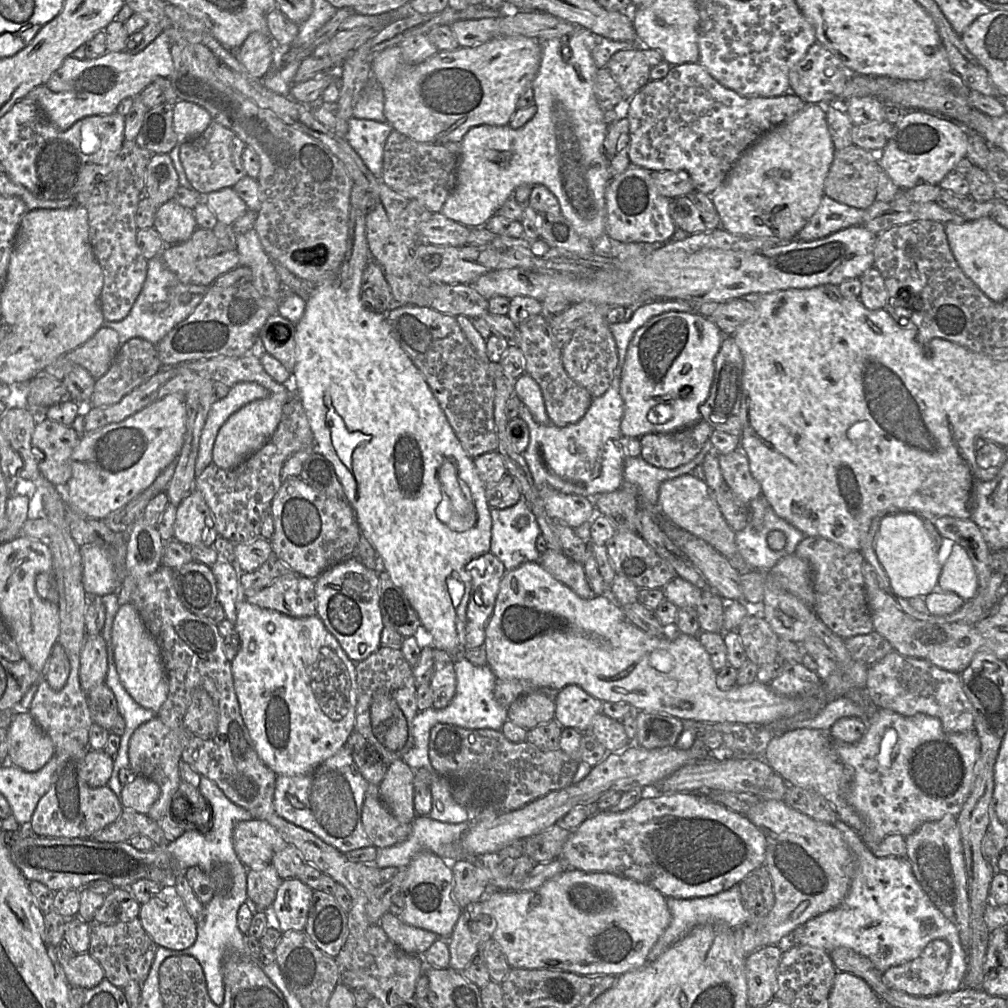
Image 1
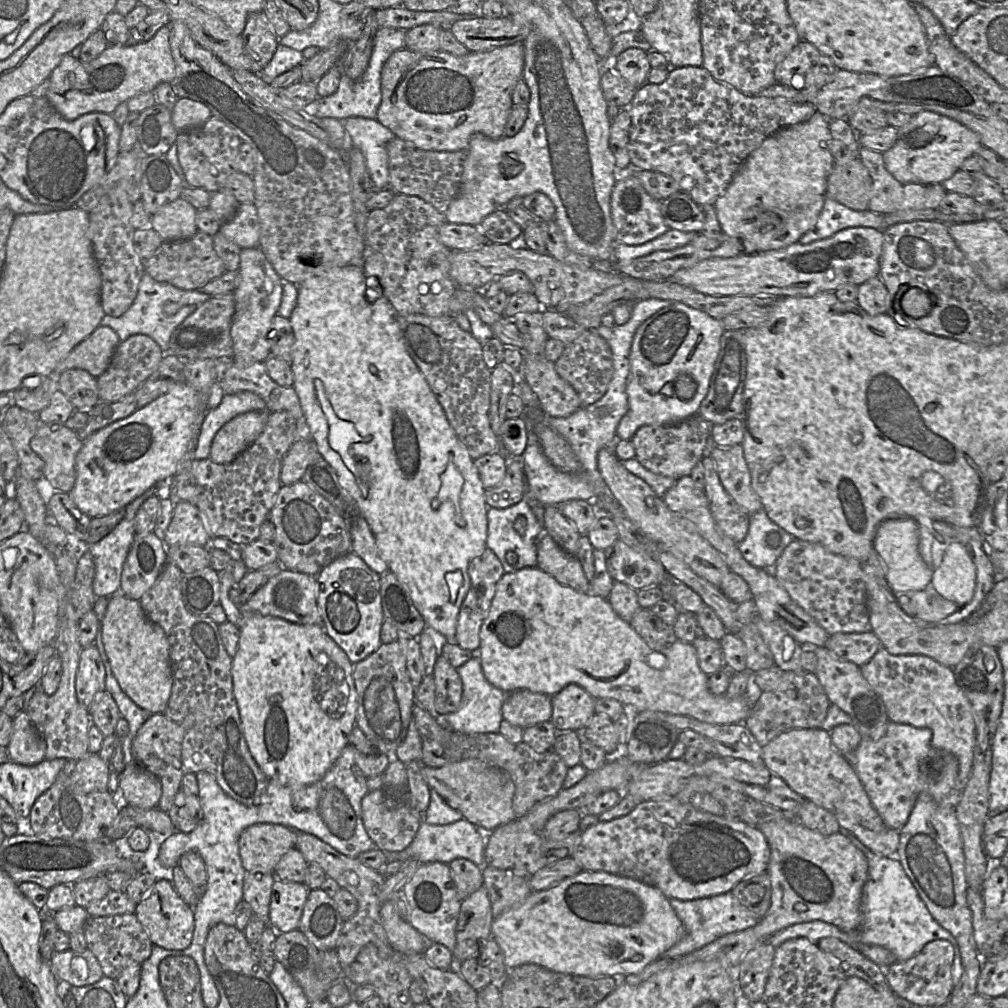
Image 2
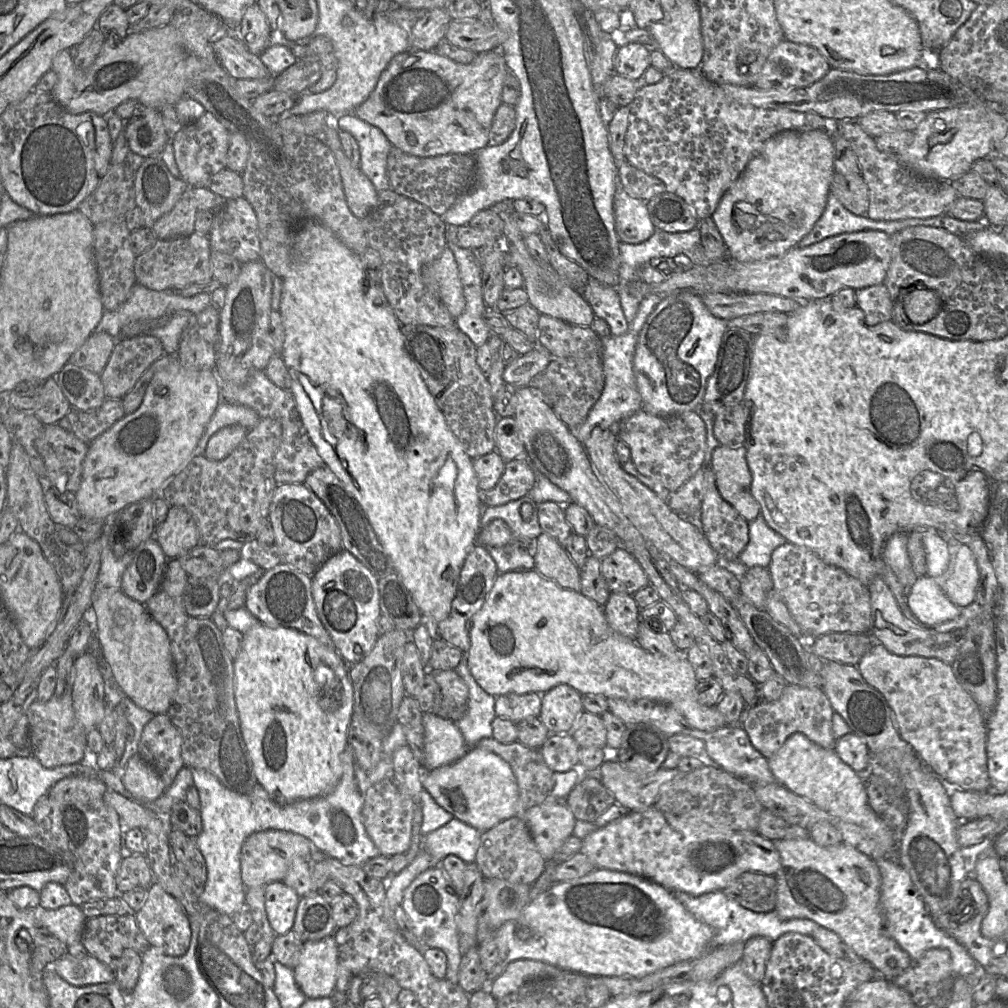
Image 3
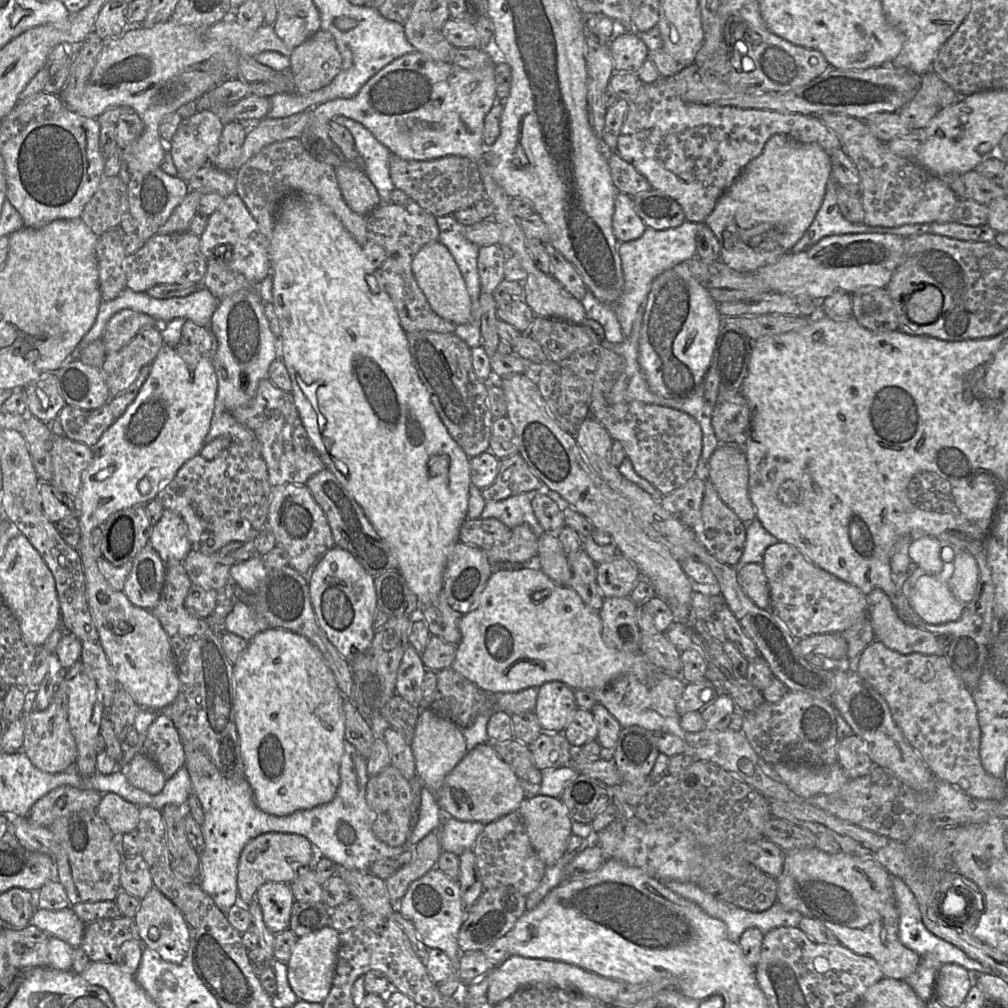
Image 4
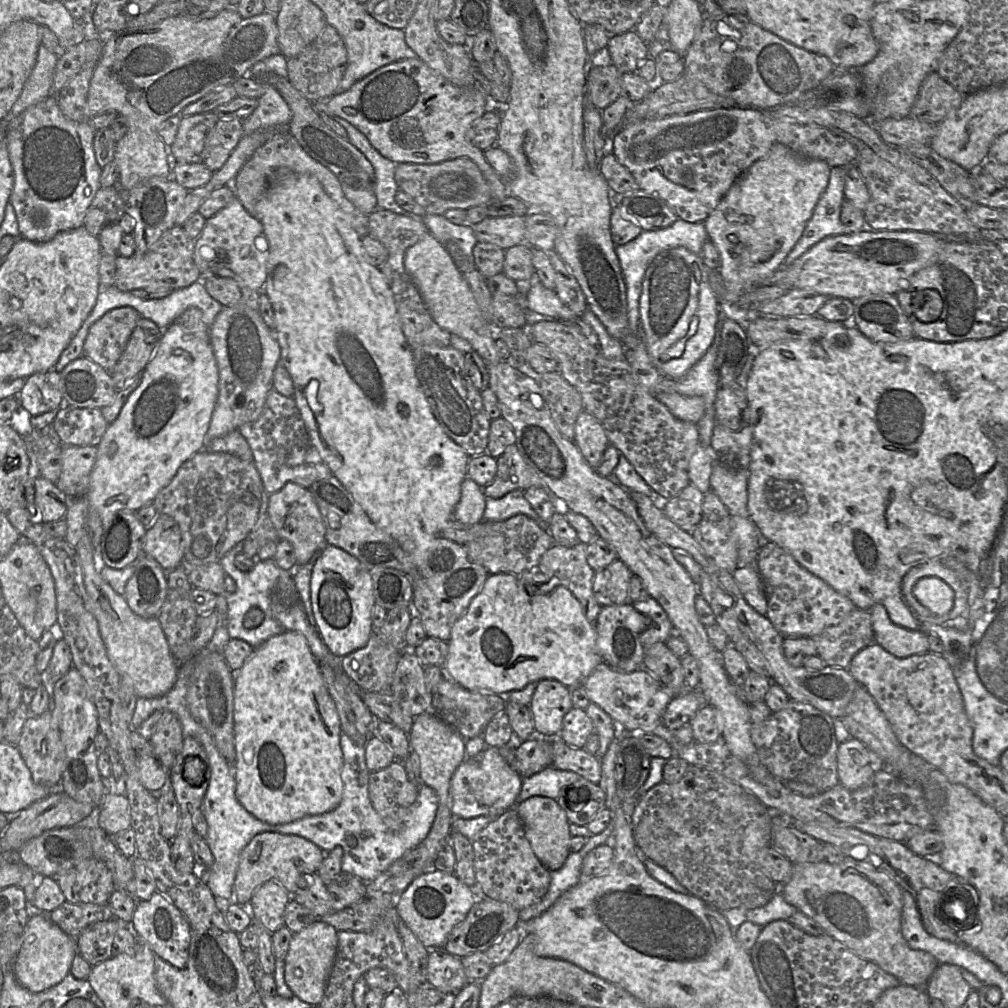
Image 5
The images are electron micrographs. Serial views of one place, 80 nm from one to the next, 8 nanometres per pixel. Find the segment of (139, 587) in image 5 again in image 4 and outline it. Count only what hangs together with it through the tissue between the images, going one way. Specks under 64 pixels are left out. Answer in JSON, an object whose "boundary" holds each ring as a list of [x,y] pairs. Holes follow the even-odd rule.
{"boundary":[[[150,544],[132,561],[132,569],[125,580],[123,591],[133,605],[151,611],[161,598],[165,563]]]}

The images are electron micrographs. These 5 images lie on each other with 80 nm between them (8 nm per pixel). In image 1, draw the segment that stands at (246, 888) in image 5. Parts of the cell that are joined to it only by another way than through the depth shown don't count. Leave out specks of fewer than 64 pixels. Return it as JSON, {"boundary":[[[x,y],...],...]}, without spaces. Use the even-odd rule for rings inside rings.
{"boundary":[[[259,819],[236,823],[232,841],[238,858],[247,869],[270,864],[273,856],[289,845],[272,825]]]}

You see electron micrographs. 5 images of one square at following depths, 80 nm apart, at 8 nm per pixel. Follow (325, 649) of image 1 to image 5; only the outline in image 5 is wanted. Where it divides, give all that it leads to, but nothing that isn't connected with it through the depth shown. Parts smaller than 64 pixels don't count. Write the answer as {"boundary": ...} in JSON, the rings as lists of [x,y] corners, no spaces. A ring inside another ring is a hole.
{"boundary":[[[282,631],[272,636],[245,661],[238,671],[234,672],[234,735],[236,760],[234,775],[236,781],[236,798],[243,807],[257,819],[271,825],[286,824],[306,816],[320,815],[334,810],[342,799],[343,753],[340,746],[342,733],[341,722],[334,700],[332,699],[319,668],[319,662],[311,652],[304,635],[296,631]]]}

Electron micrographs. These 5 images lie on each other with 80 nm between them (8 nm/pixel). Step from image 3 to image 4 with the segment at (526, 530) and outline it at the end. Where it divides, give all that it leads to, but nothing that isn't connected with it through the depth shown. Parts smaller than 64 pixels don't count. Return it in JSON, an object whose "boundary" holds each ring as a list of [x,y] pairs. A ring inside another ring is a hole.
{"boundary":[[[521,493],[499,501],[486,502],[481,513],[481,519],[495,518],[508,528],[527,523],[539,537],[545,531],[537,520],[531,505],[534,493]]]}

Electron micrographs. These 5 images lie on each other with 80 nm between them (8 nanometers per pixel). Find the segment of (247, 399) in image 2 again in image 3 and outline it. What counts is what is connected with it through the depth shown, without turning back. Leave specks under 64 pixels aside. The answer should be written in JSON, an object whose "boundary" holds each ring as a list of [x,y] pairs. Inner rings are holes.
{"boundary":[[[220,401],[220,403],[219,403],[219,405],[217,406],[217,408],[216,408],[216,410],[215,410],[212,418],[210,419],[210,421],[209,421],[209,423],[208,423],[208,425],[207,425],[207,427],[206,427],[206,429],[205,429],[202,437],[200,438],[200,440],[199,440],[199,442],[198,442],[198,444],[197,444],[197,447],[195,448],[194,452],[192,453],[192,457],[198,456],[198,455],[204,455],[204,452],[205,452],[205,449],[206,449],[208,440],[209,440],[218,430],[220,430],[221,428],[226,427],[226,426],[229,426],[229,425],[233,425],[233,424],[239,424],[239,425],[241,425],[241,426],[243,426],[243,427],[245,427],[245,428],[247,429],[248,433],[247,433],[247,435],[246,435],[246,437],[245,437],[245,438],[247,438],[250,430],[259,423],[259,420],[260,420],[260,417],[258,416],[258,414],[256,413],[256,411],[254,411],[254,410],[253,410],[252,408],[250,408],[250,407],[247,407],[247,406],[244,406],[244,405],[239,405],[239,404],[231,404],[231,403],[228,403],[228,402],[225,402],[225,401]]]}

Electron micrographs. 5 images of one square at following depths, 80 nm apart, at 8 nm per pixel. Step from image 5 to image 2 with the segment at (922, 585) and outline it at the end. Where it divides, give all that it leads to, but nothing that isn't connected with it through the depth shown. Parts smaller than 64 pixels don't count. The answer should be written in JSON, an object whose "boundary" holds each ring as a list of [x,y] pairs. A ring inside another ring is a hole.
{"boundary":[[[931,582],[923,590],[911,591],[909,598],[915,609],[914,616],[928,623],[939,623],[956,608],[954,603],[939,594]]]}

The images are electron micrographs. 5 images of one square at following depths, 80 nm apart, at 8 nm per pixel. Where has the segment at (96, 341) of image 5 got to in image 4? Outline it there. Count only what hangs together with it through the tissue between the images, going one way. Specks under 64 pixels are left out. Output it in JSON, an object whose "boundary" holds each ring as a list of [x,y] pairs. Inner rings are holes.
{"boundary":[[[132,309],[114,314],[107,323],[102,341],[106,353],[114,353],[127,345],[142,329],[162,325],[151,316]]]}

